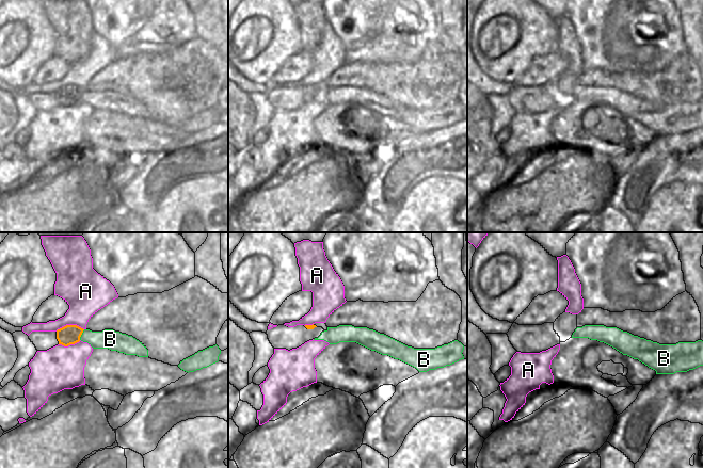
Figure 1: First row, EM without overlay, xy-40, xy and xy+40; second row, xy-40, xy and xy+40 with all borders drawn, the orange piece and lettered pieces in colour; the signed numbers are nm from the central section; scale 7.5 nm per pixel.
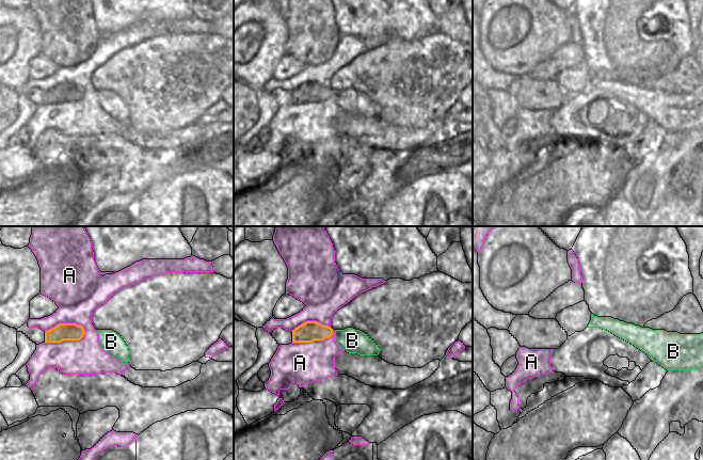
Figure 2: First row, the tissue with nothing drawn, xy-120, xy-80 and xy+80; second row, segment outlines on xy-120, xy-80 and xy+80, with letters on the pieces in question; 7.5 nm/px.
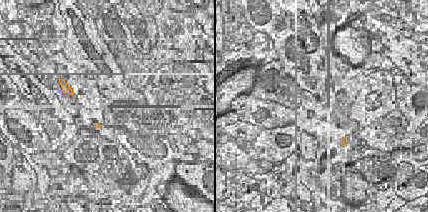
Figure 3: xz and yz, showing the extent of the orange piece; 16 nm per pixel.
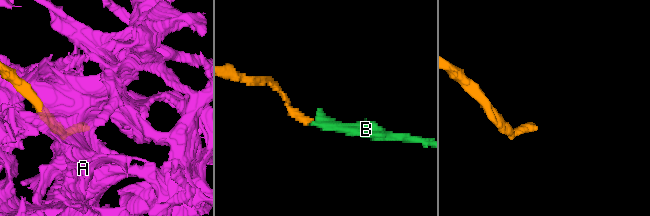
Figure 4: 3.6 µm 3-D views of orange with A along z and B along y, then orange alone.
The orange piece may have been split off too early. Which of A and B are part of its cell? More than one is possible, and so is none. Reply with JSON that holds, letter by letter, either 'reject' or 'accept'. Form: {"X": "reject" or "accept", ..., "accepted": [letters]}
{"A": "reject", "B": "accept", "accepted": ["B"]}

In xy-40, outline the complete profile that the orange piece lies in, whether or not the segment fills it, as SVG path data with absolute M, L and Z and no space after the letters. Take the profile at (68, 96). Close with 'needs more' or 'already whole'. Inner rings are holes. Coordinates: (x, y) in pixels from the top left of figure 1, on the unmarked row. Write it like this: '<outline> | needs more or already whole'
M66 86L57 92L57 100L59 106L64 108L75 106L81 101L87 103L93 110L109 110L126 116L148 118L148 111L142 103L132 97L113 91L92 93L77 86Z | needs more

